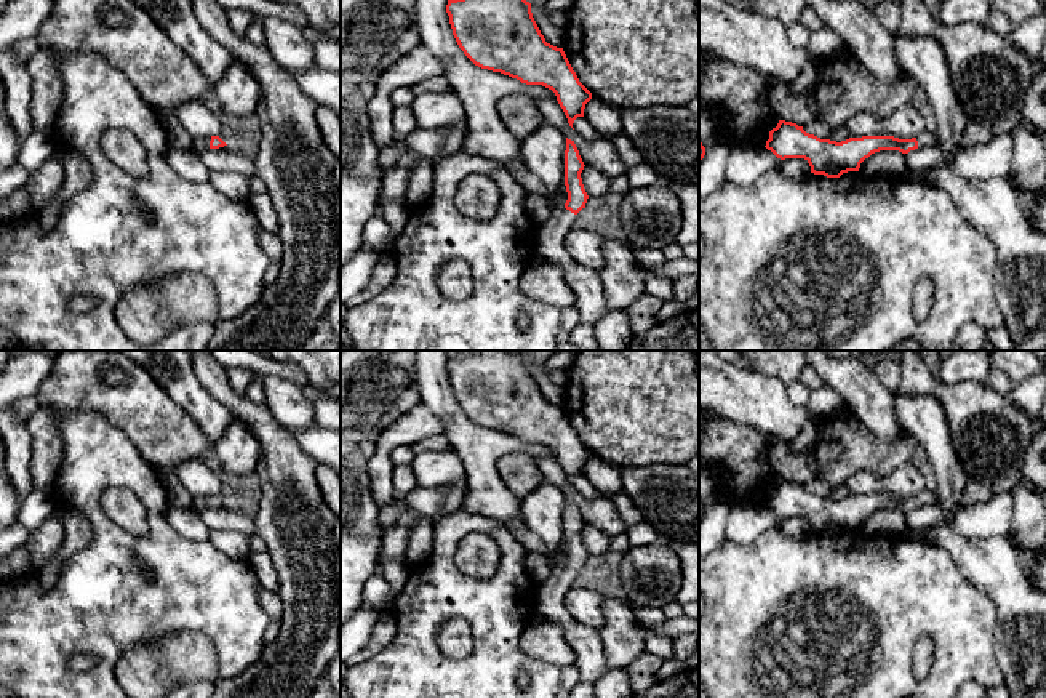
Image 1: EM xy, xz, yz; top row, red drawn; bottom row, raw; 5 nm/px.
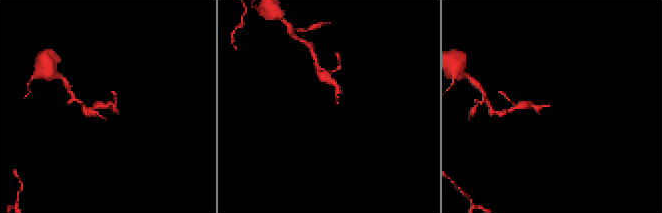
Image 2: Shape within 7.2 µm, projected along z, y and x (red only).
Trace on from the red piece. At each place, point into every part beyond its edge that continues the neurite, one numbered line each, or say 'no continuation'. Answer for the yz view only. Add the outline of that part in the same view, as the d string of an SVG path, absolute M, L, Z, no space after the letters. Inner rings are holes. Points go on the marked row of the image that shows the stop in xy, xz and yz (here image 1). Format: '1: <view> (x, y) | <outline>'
1: yz (925, 140) | M923 131L921 134L916 136L916 141L918 141L918 149L934 147L934 146L940 147L937 131L934 133Z

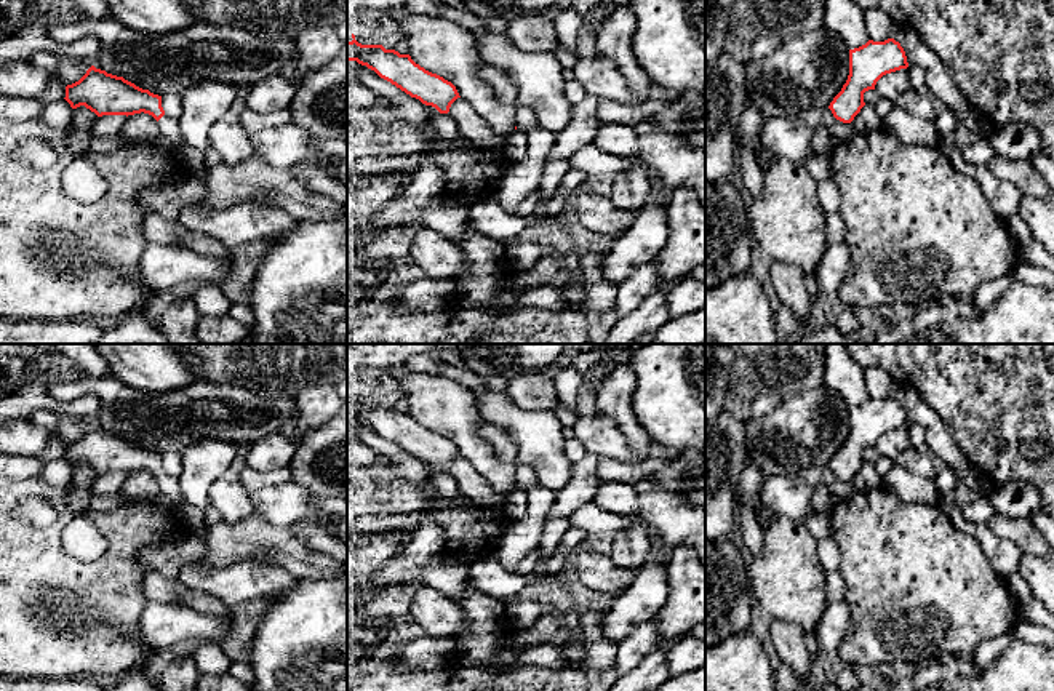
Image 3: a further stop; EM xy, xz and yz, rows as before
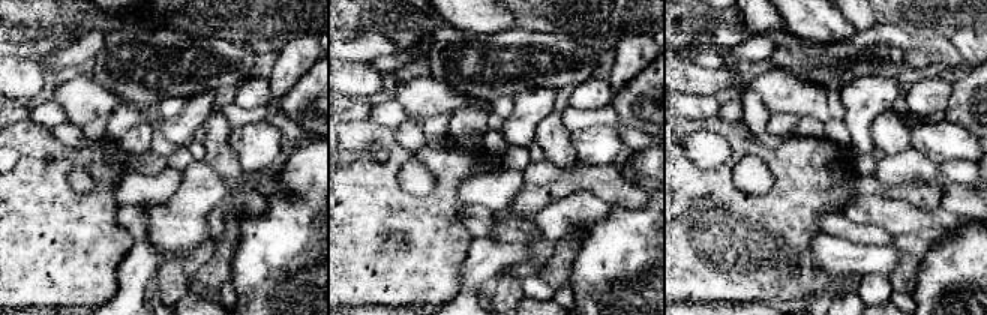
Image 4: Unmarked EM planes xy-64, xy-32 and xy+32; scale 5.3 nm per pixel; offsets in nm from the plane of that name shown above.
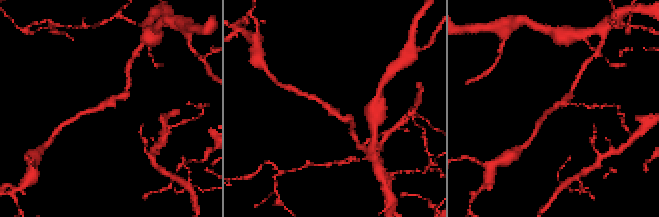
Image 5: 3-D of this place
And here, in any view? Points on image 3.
1: xy (168, 128) | M163 115L158 120L158 128L160 128L160 136L166 138L176 149L181 150L184 147L178 120L173 120L171 117Z

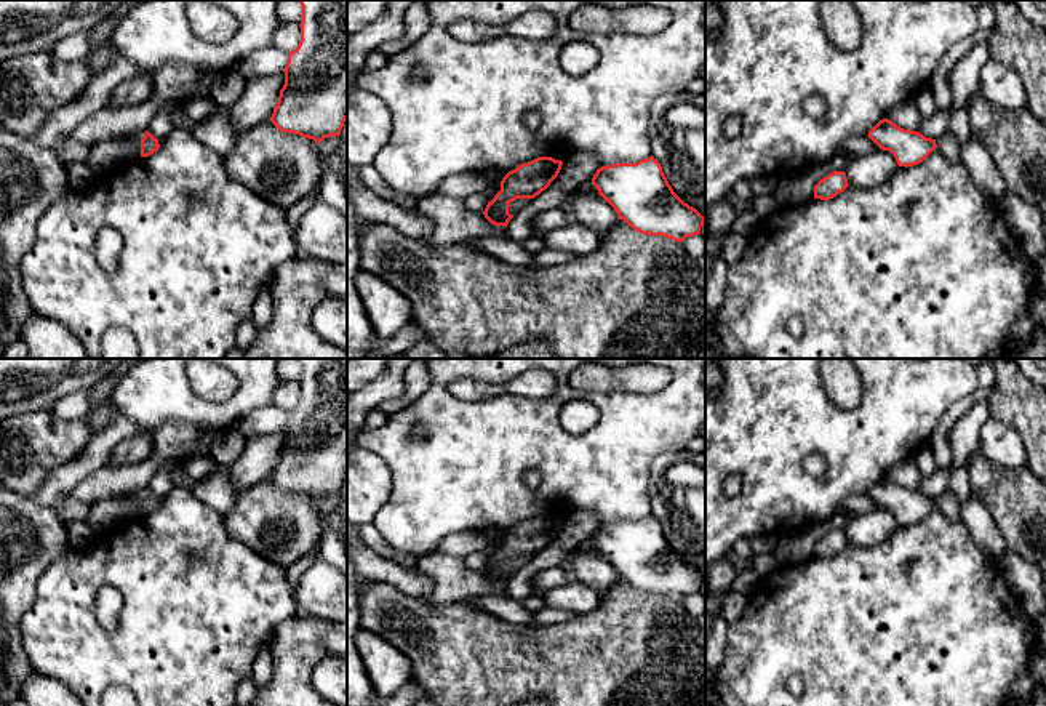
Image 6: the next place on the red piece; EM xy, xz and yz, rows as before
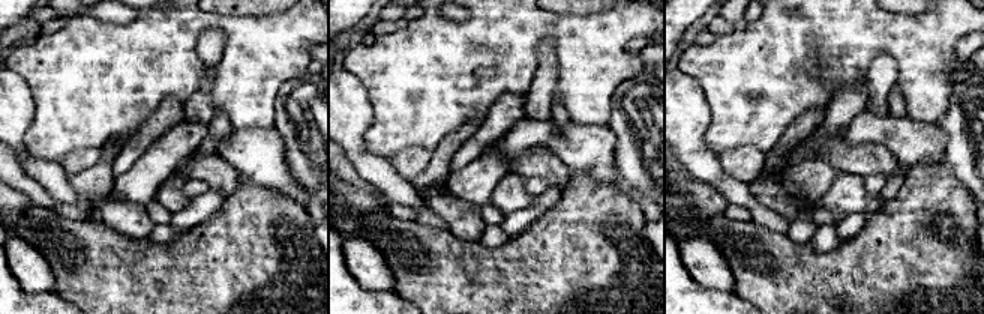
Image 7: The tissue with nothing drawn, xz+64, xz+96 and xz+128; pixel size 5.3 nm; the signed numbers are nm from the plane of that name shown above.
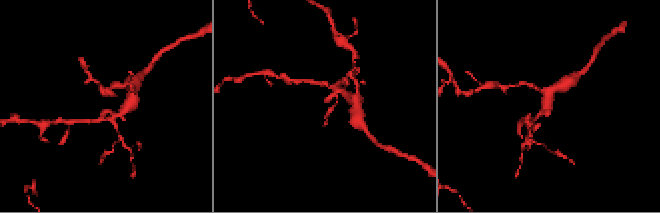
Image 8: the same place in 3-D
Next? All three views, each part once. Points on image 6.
no continuation

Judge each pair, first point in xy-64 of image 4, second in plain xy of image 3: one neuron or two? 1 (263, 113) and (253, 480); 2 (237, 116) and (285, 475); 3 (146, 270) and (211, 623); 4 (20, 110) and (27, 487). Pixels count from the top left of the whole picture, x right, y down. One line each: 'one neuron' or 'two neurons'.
1: one neuron
2: one neuron
3: one neuron
4: two neurons

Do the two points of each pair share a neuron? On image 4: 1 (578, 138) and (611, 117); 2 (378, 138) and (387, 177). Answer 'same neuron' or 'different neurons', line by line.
1: different neurons
2: same neuron

